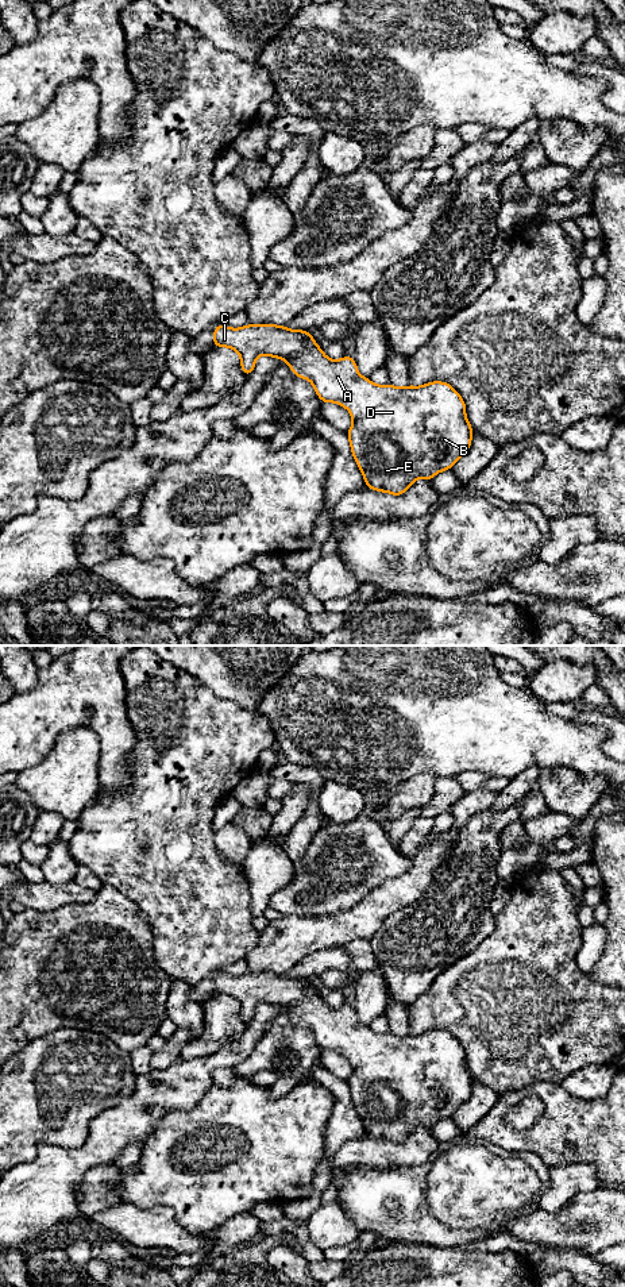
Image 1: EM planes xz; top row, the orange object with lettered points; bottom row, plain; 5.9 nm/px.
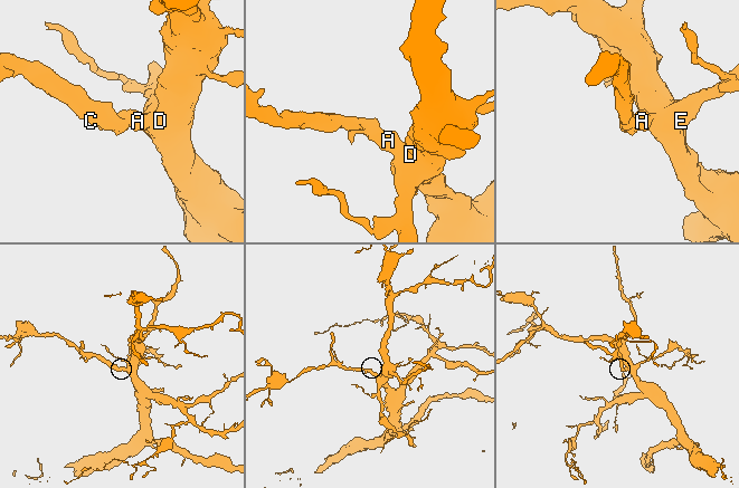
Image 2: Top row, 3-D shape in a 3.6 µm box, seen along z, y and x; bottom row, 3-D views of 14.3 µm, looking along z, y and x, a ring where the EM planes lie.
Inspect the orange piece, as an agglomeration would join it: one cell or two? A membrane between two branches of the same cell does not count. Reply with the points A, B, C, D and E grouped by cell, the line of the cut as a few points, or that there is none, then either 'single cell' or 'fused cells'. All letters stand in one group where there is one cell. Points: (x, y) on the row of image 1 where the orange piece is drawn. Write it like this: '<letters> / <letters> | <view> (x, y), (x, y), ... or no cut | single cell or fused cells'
A B C D E | no cut | single cell

